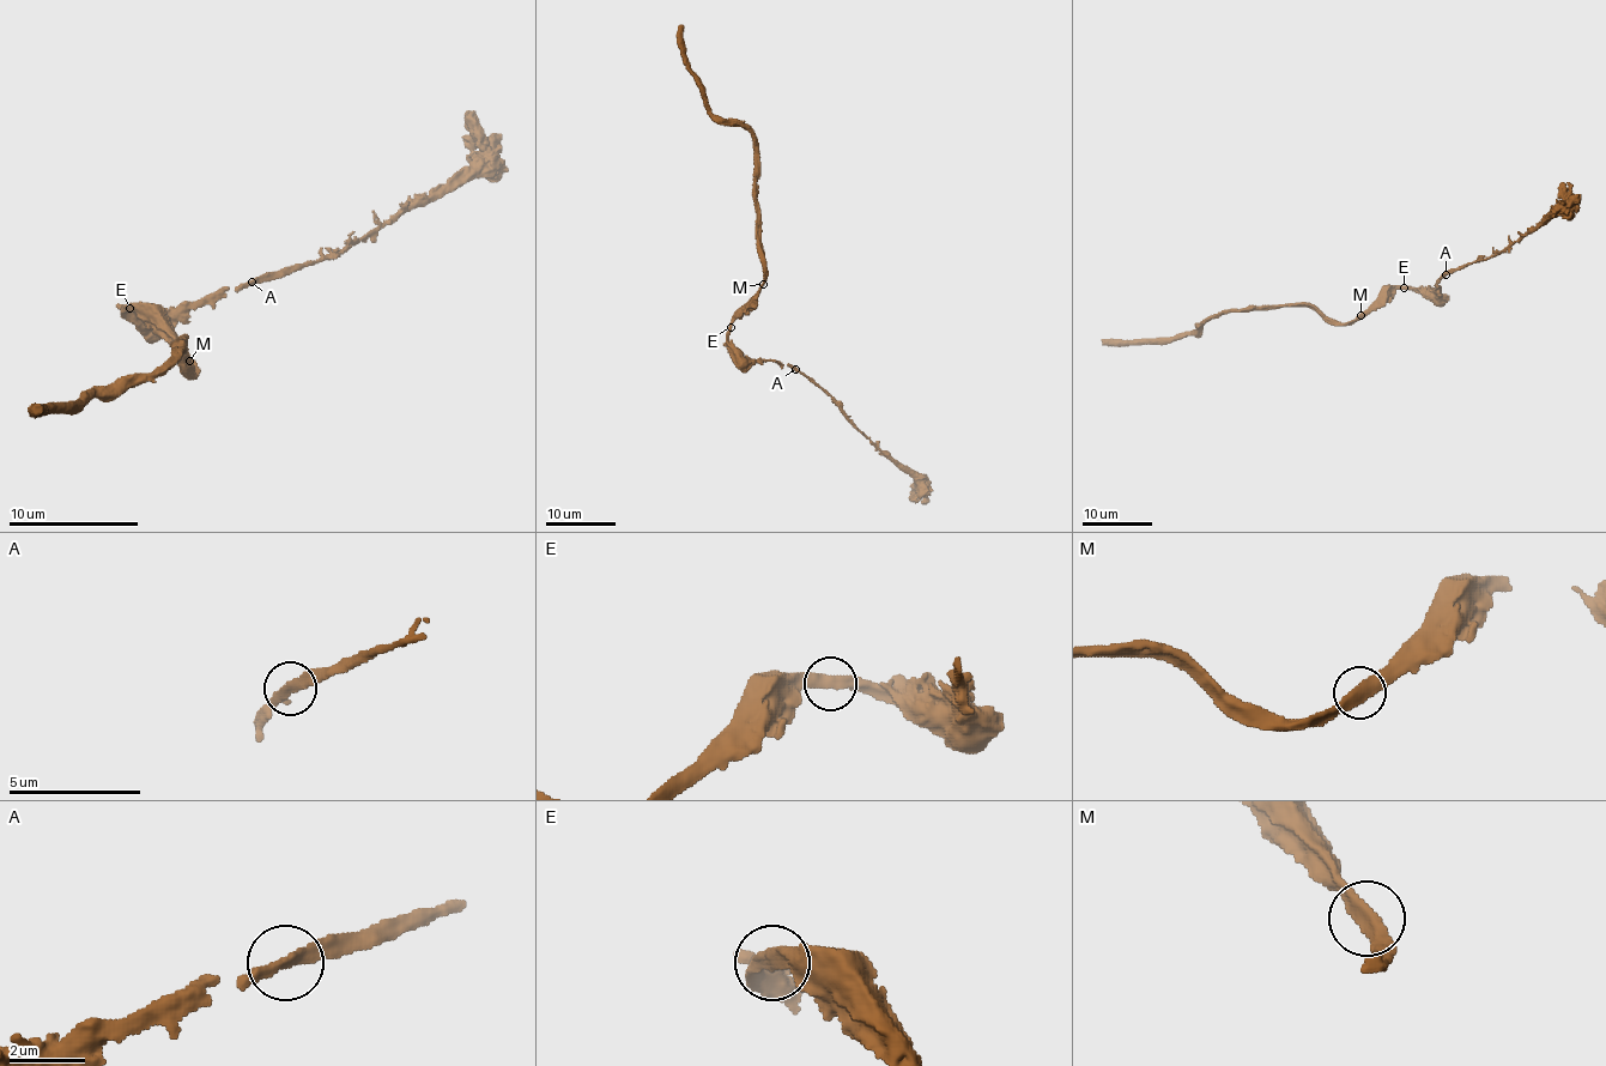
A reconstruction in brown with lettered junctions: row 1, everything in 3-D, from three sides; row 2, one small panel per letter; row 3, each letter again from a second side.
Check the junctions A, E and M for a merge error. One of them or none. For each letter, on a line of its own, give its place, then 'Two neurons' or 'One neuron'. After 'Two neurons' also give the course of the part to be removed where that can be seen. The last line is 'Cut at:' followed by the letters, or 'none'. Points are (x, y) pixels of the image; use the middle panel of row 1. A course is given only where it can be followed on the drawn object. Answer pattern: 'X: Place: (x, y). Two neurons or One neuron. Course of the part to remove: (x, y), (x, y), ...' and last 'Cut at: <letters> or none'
A: Place: (795, 369). One neuron
E: Place: (731, 327). One neuron
M: Place: (763, 284). One neuron
Cut at: none

